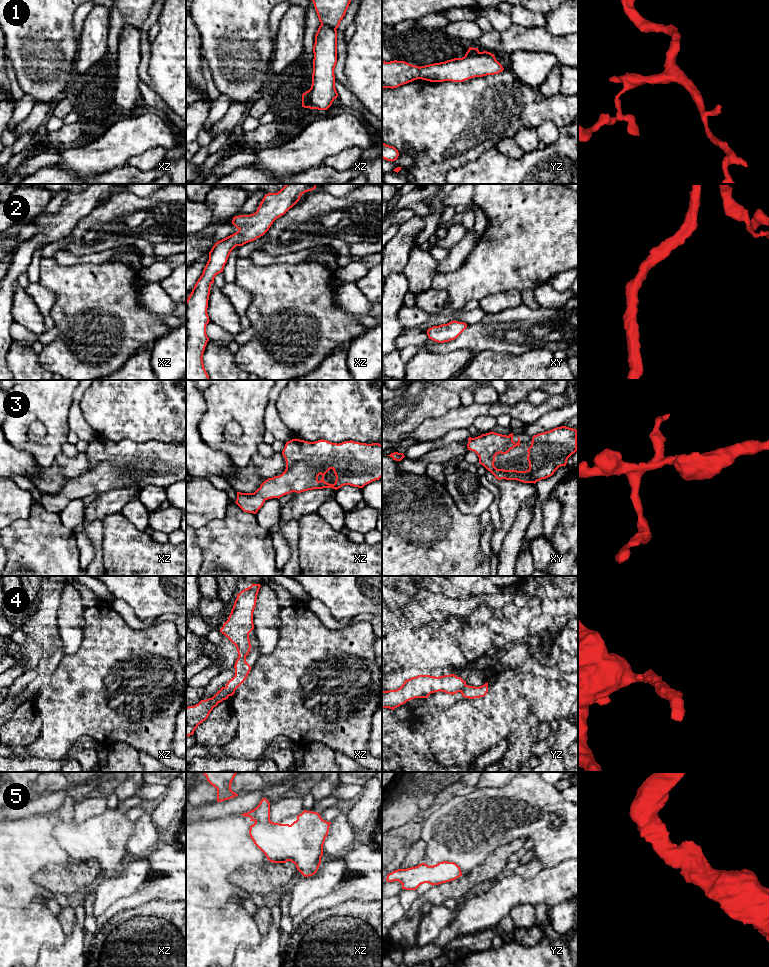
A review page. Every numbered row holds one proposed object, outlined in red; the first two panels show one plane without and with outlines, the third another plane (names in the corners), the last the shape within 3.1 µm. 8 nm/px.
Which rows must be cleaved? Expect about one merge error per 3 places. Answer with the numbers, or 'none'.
1, 4

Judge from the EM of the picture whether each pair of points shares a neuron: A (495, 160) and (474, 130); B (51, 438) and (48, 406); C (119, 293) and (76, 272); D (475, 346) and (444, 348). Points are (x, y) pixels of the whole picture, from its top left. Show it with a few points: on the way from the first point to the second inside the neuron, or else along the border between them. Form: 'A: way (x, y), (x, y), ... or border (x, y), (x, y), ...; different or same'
A: border (495, 146), (468, 162); different
B: way (51, 430), (51, 414); same
C: way (108, 293), (97, 293), (87, 283); same
D: way (467, 344), (452, 345); same

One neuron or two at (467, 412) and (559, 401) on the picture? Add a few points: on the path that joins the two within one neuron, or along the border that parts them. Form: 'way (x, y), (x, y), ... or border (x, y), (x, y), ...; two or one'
way (490, 410), (536, 410); one

